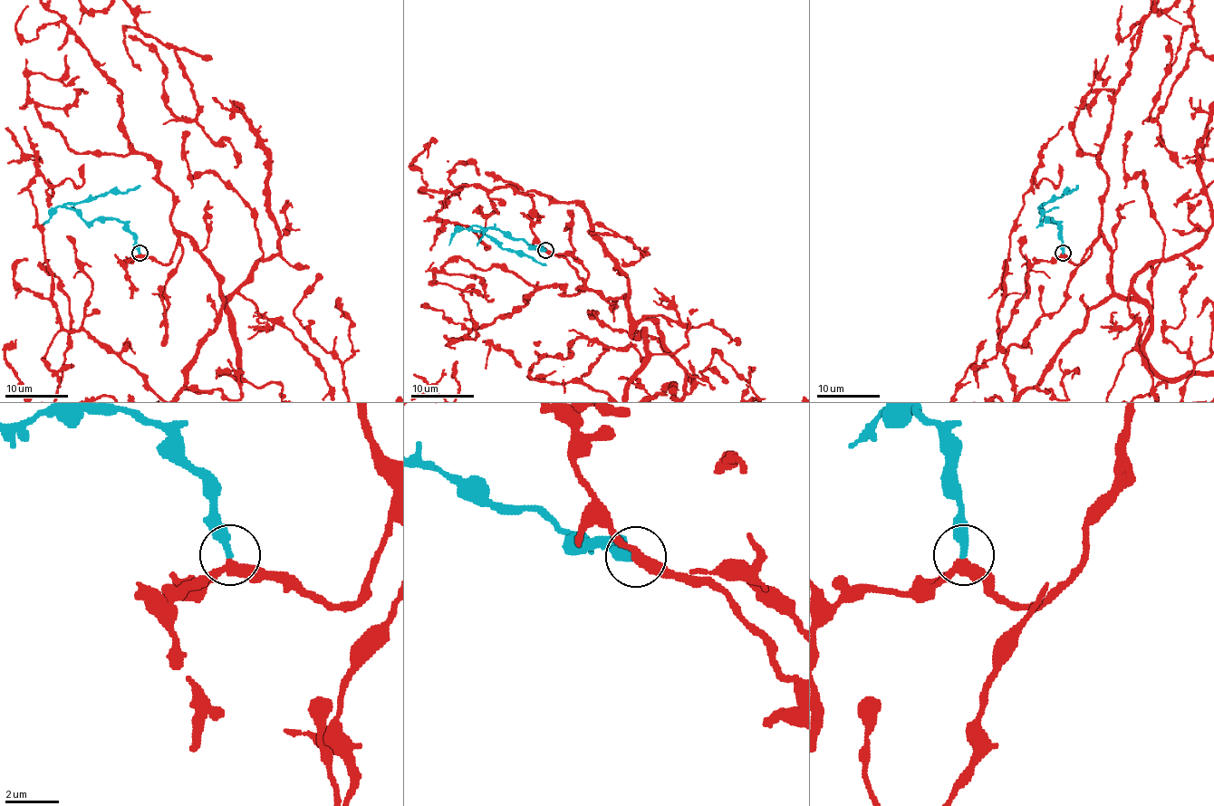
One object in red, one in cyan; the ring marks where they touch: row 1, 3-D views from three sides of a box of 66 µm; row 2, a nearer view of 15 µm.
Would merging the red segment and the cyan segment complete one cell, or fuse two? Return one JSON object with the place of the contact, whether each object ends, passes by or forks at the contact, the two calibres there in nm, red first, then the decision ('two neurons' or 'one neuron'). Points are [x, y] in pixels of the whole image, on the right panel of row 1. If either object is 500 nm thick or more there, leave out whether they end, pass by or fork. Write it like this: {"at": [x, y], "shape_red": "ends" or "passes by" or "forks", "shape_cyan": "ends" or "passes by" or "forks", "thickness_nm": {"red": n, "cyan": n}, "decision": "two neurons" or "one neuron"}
{"at": [1063, 253], "shape_red": "passes by", "shape_cyan": "ends", "thickness_nm": {"red": 360, "cyan": 360}, "decision": "one neuron"}

